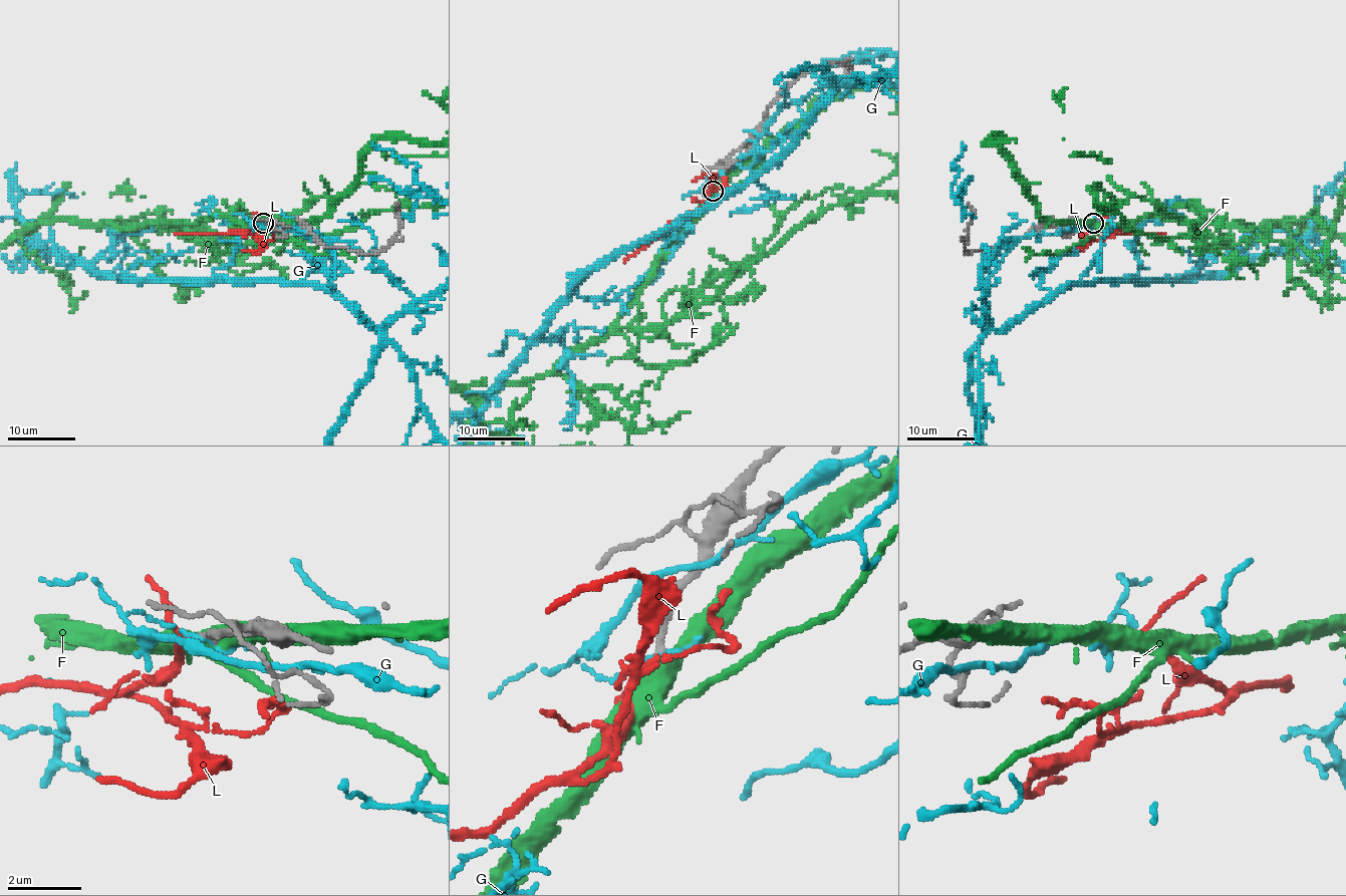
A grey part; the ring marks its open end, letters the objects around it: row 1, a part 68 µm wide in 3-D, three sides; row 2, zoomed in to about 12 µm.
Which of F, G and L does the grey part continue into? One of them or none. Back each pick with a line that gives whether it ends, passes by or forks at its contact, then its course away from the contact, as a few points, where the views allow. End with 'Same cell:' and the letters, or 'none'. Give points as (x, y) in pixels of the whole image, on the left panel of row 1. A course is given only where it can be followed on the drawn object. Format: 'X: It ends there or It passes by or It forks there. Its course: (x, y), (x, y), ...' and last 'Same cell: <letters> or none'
L: It passes by
Same cell: L

